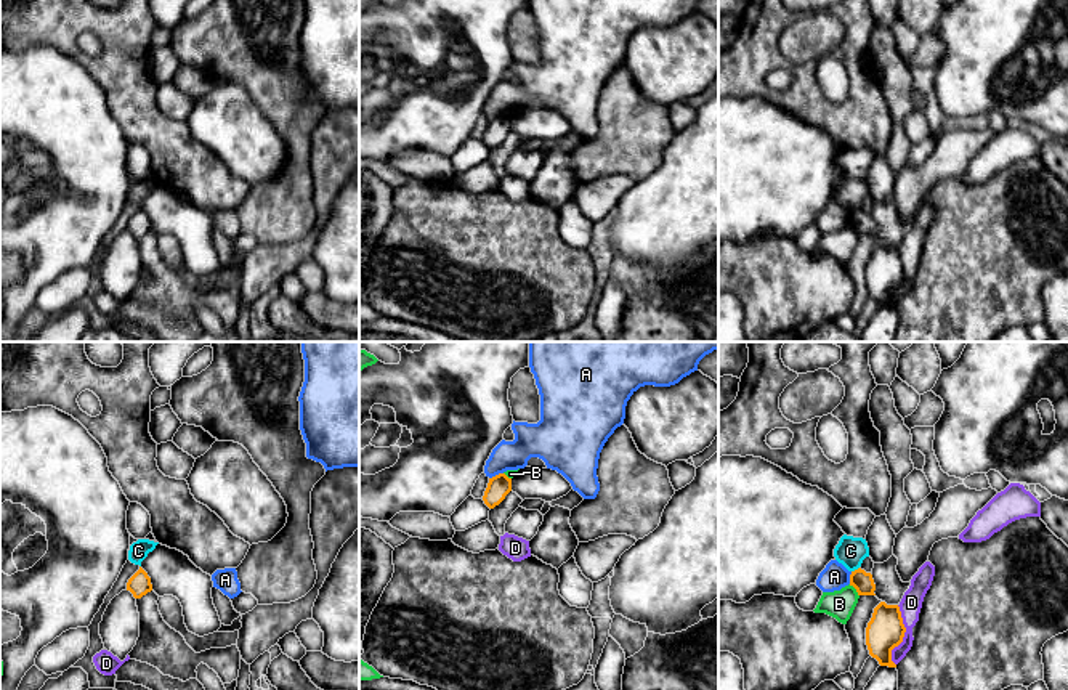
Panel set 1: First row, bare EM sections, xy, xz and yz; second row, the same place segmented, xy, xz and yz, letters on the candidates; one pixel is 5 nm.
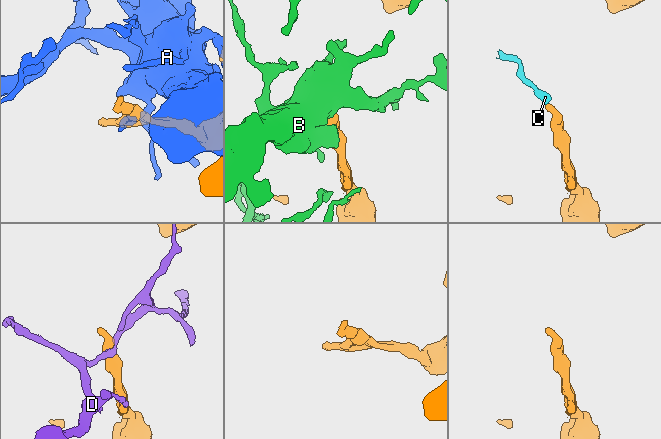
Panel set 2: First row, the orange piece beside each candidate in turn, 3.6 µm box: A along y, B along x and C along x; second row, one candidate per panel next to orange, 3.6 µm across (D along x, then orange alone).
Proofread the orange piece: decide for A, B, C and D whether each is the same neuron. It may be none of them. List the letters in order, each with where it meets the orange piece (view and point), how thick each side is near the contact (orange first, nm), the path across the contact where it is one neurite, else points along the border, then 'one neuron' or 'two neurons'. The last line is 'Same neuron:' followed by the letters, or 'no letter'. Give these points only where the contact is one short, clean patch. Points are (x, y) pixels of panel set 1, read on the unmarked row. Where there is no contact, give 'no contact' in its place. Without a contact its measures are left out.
A: contact xz (496, 116); calibres 110 and 180 nm; two neurons
B: contact yz (855, 228); calibres 100 and 140 nm; border yz (849, 225), (858, 236); two neurons
C: contact yz (855, 211); calibres 100 and 150 nm; border yz (858, 207), (852, 212); two neurons
D: contact yz (903, 276); calibres 190 and 110 nm; two neurons
Same neuron: no letter

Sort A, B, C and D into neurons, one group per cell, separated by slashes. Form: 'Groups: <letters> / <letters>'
Groups: A / B / C / D

